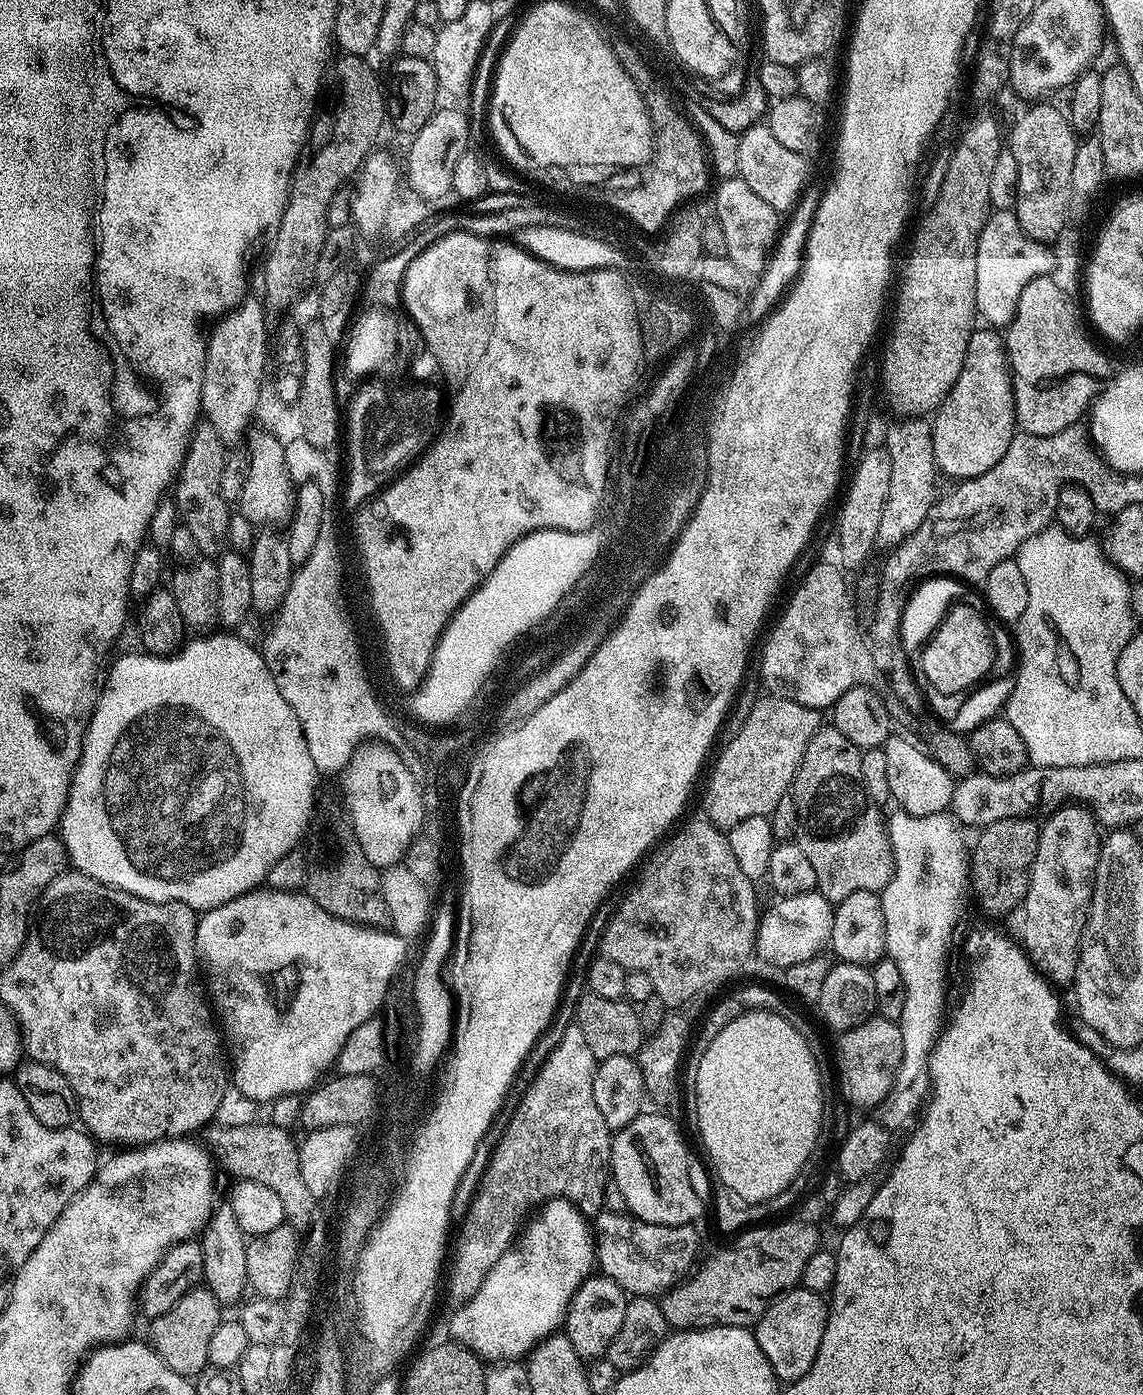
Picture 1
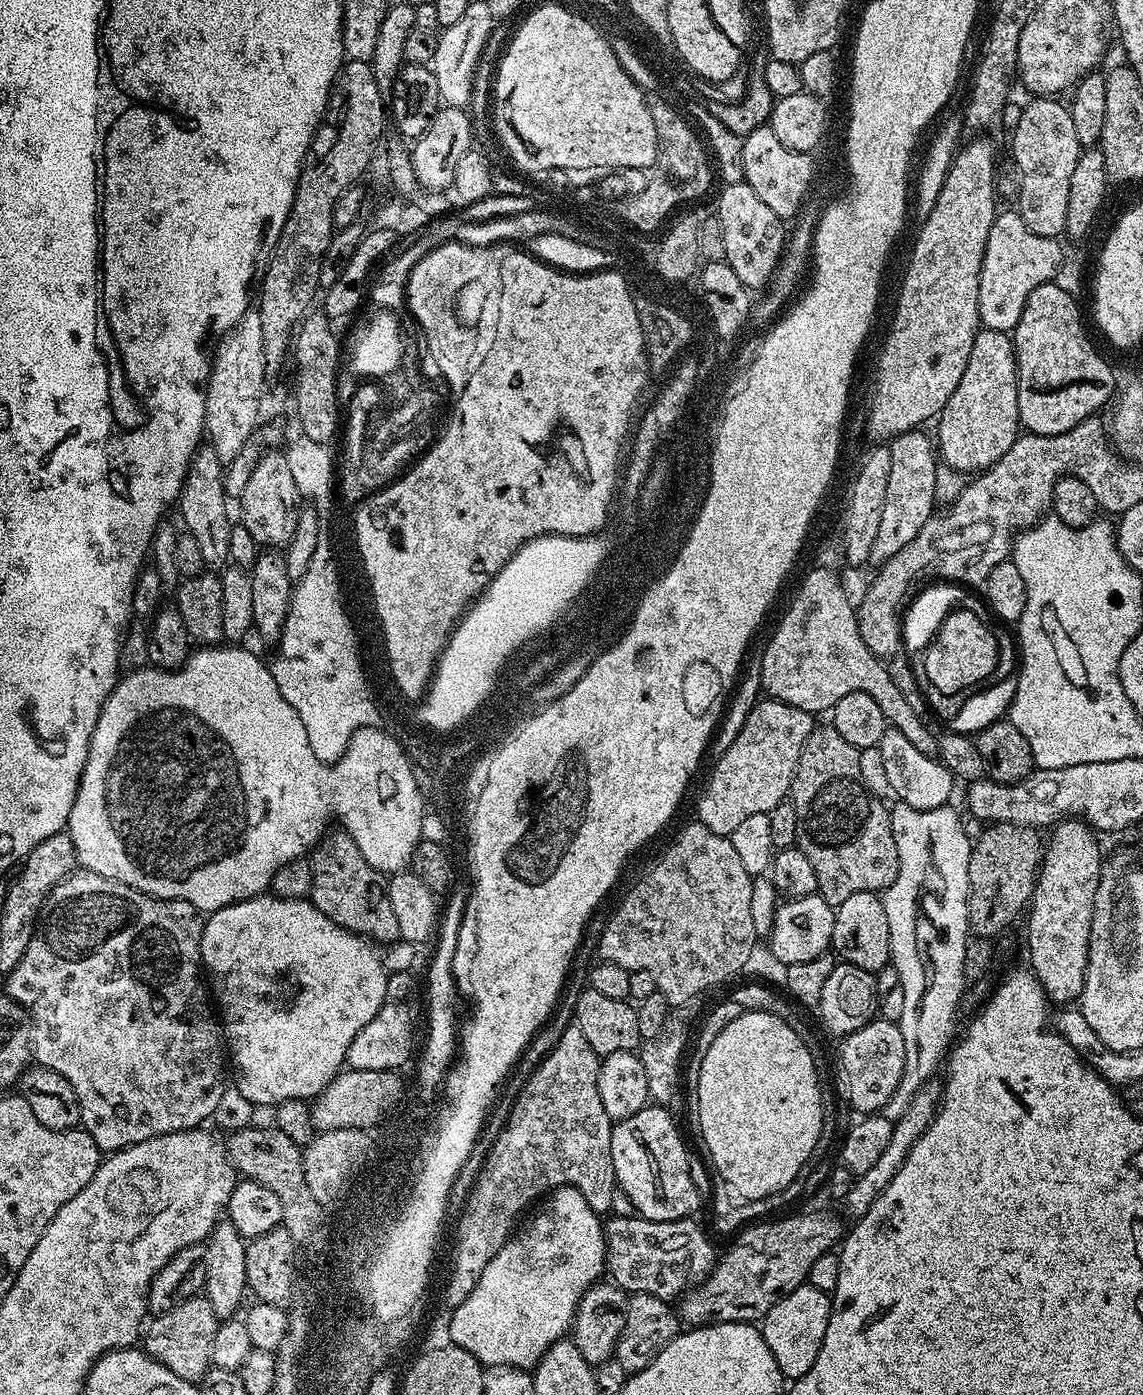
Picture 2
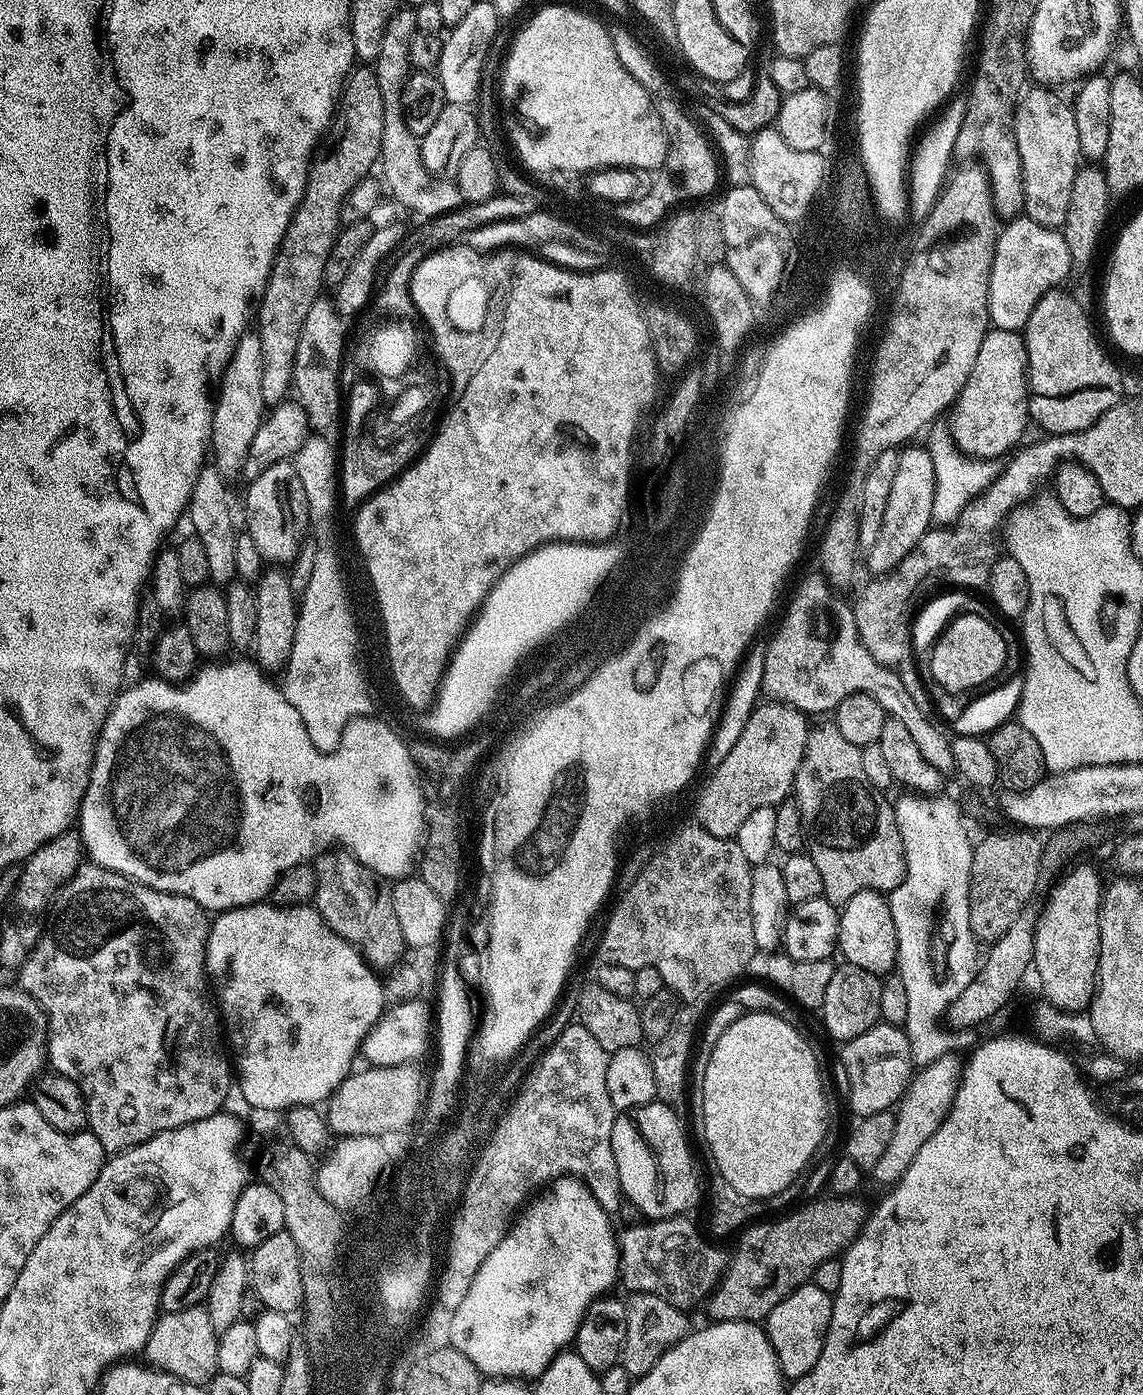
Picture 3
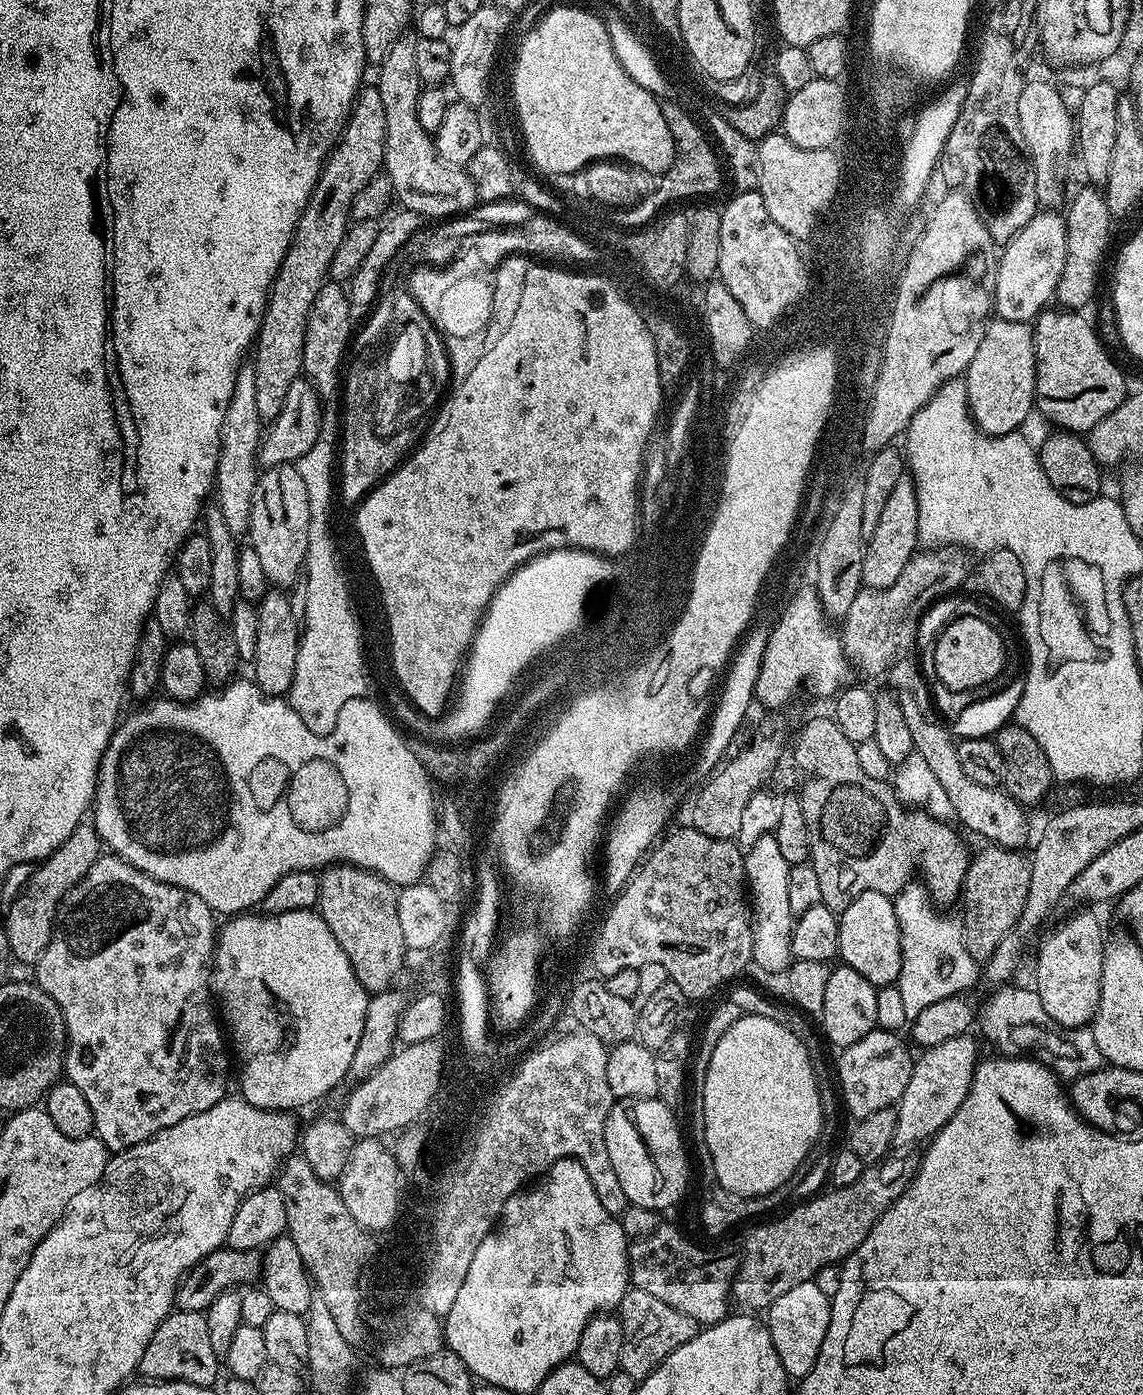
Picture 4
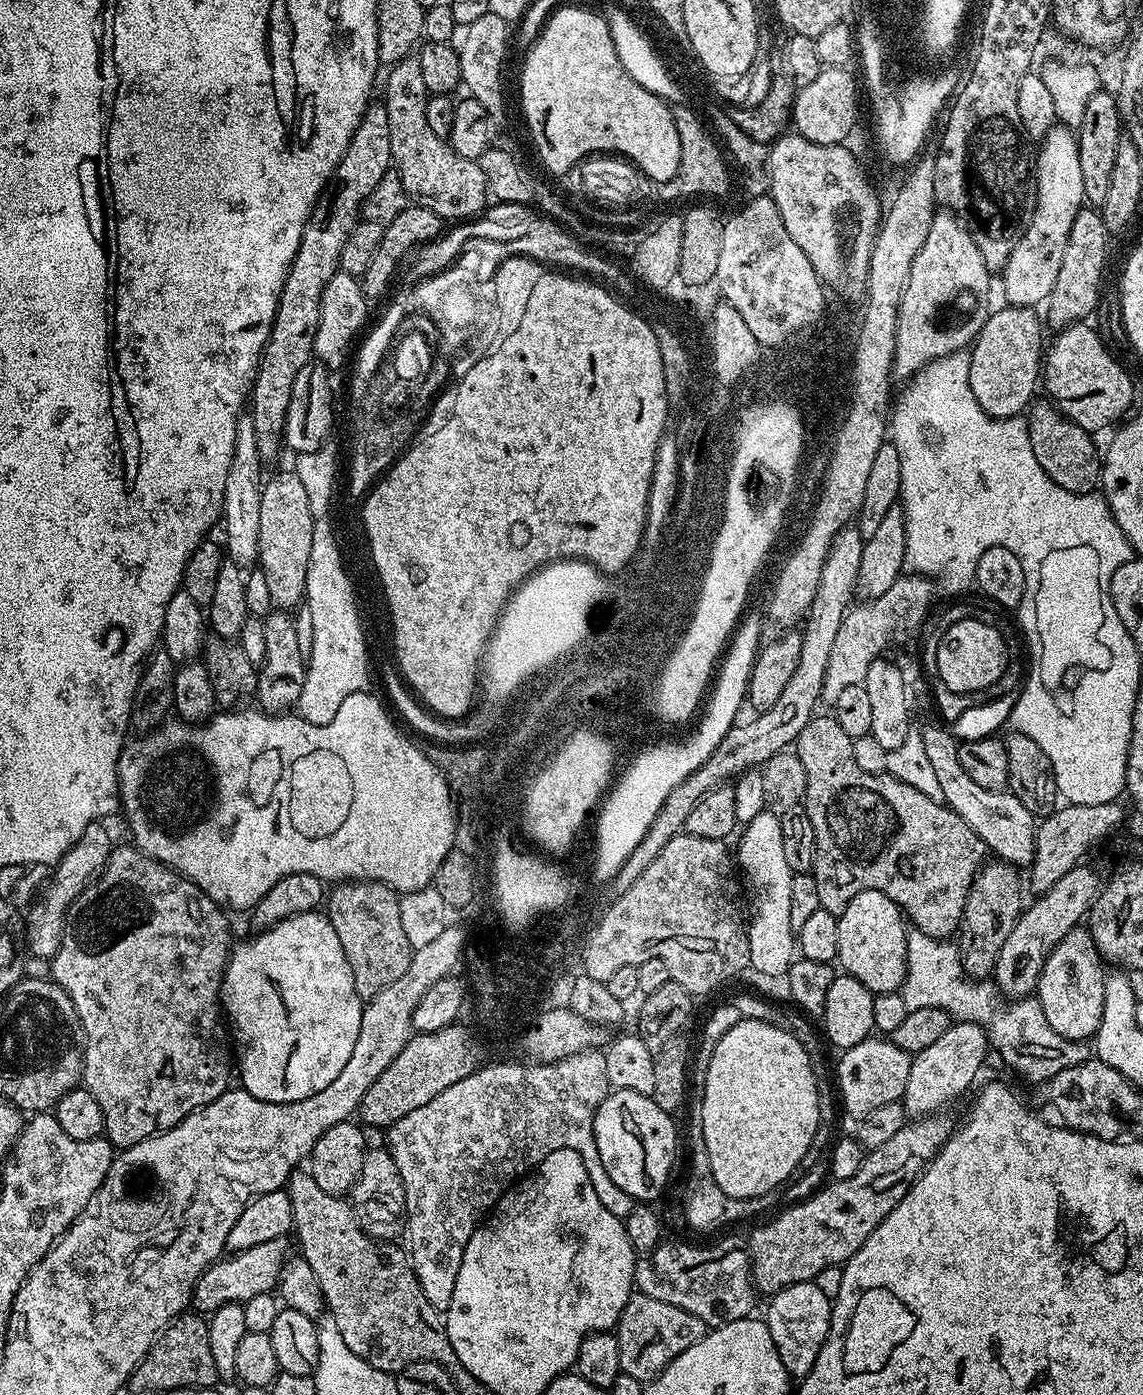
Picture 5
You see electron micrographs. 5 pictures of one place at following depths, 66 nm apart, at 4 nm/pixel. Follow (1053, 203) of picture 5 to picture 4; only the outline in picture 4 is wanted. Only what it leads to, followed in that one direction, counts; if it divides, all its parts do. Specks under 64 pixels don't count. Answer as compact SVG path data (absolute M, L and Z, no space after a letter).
M1056 210L1037 211L1036 216L1034 218L1030 218L1030 222L1026 222L1024 229L1020 231L1015 238L1009 240L1007 244L1003 245L1002 251L999 253L998 263L996 266L996 291L994 293L995 315L1001 320L1022 322L1023 324L1035 321L1036 317L1053 303L1056 294L1056 287L1058 286L1058 278L1062 278L1062 266L1066 266L1066 226L1064 225L1064 216Z

